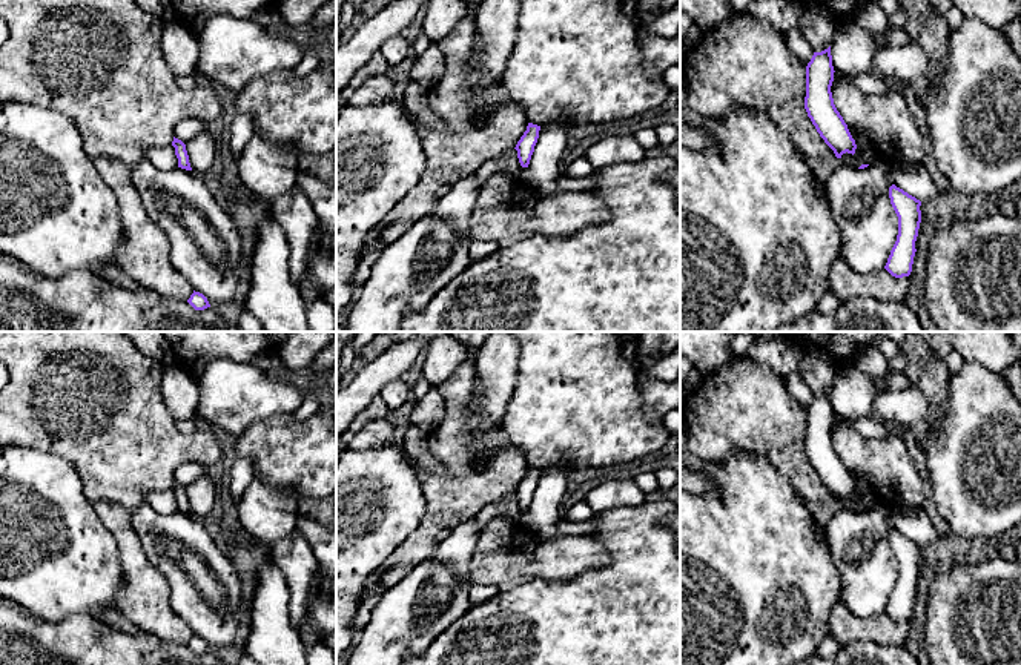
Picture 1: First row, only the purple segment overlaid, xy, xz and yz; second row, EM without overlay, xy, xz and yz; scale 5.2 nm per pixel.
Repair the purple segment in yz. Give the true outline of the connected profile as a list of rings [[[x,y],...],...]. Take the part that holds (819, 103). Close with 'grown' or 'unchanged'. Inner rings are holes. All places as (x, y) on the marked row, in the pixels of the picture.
[[[831,46],[814,52],[806,66],[805,109],[824,143],[837,158],[841,158],[846,152],[854,155],[857,144],[834,104],[831,92],[834,72]]]; unchanged

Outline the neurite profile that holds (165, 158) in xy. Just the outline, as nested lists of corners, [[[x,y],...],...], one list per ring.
[[[172,144],[166,147],[149,147],[144,151],[144,158],[161,170],[170,170],[178,167],[178,158]]]

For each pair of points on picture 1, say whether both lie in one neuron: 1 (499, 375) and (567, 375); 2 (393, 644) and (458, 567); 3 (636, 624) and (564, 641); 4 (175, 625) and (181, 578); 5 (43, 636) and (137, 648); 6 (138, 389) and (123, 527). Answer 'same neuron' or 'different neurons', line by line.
1: different neurons
2: same neuron
3: same neuron
4: different neurons
5: same neuron
6: different neurons

